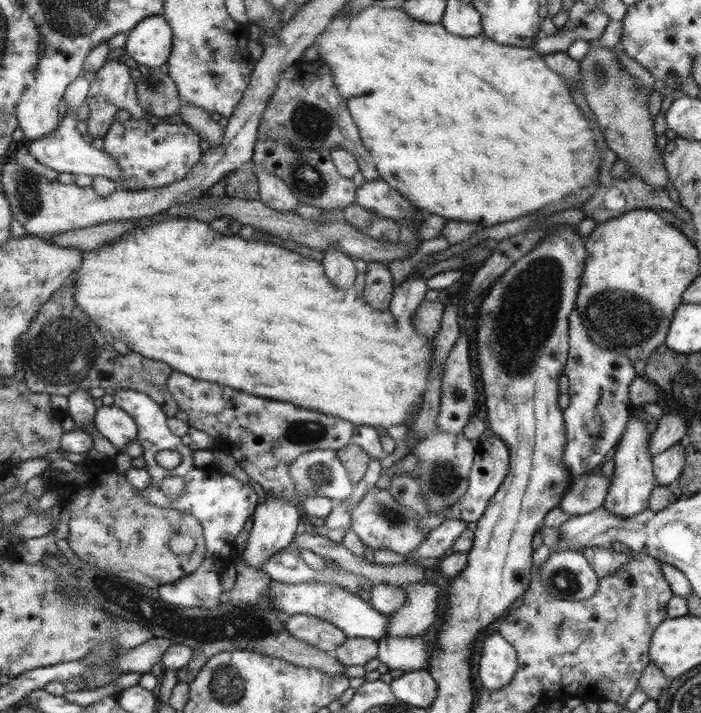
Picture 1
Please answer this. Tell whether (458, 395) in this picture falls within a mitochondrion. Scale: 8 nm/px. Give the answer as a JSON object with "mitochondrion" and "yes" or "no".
{"mitochondrion":"no"}

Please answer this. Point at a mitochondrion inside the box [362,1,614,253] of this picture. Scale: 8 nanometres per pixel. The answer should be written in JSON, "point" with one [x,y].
{"point":[599,73]}

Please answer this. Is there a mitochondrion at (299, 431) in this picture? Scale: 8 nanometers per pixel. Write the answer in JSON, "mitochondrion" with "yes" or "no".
{"mitochondrion":"yes"}

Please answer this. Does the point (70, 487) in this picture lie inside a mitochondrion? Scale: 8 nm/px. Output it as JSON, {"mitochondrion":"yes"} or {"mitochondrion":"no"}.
{"mitochondrion":"no"}

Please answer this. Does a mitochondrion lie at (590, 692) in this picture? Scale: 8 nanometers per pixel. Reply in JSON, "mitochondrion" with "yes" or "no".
{"mitochondrion":"no"}

